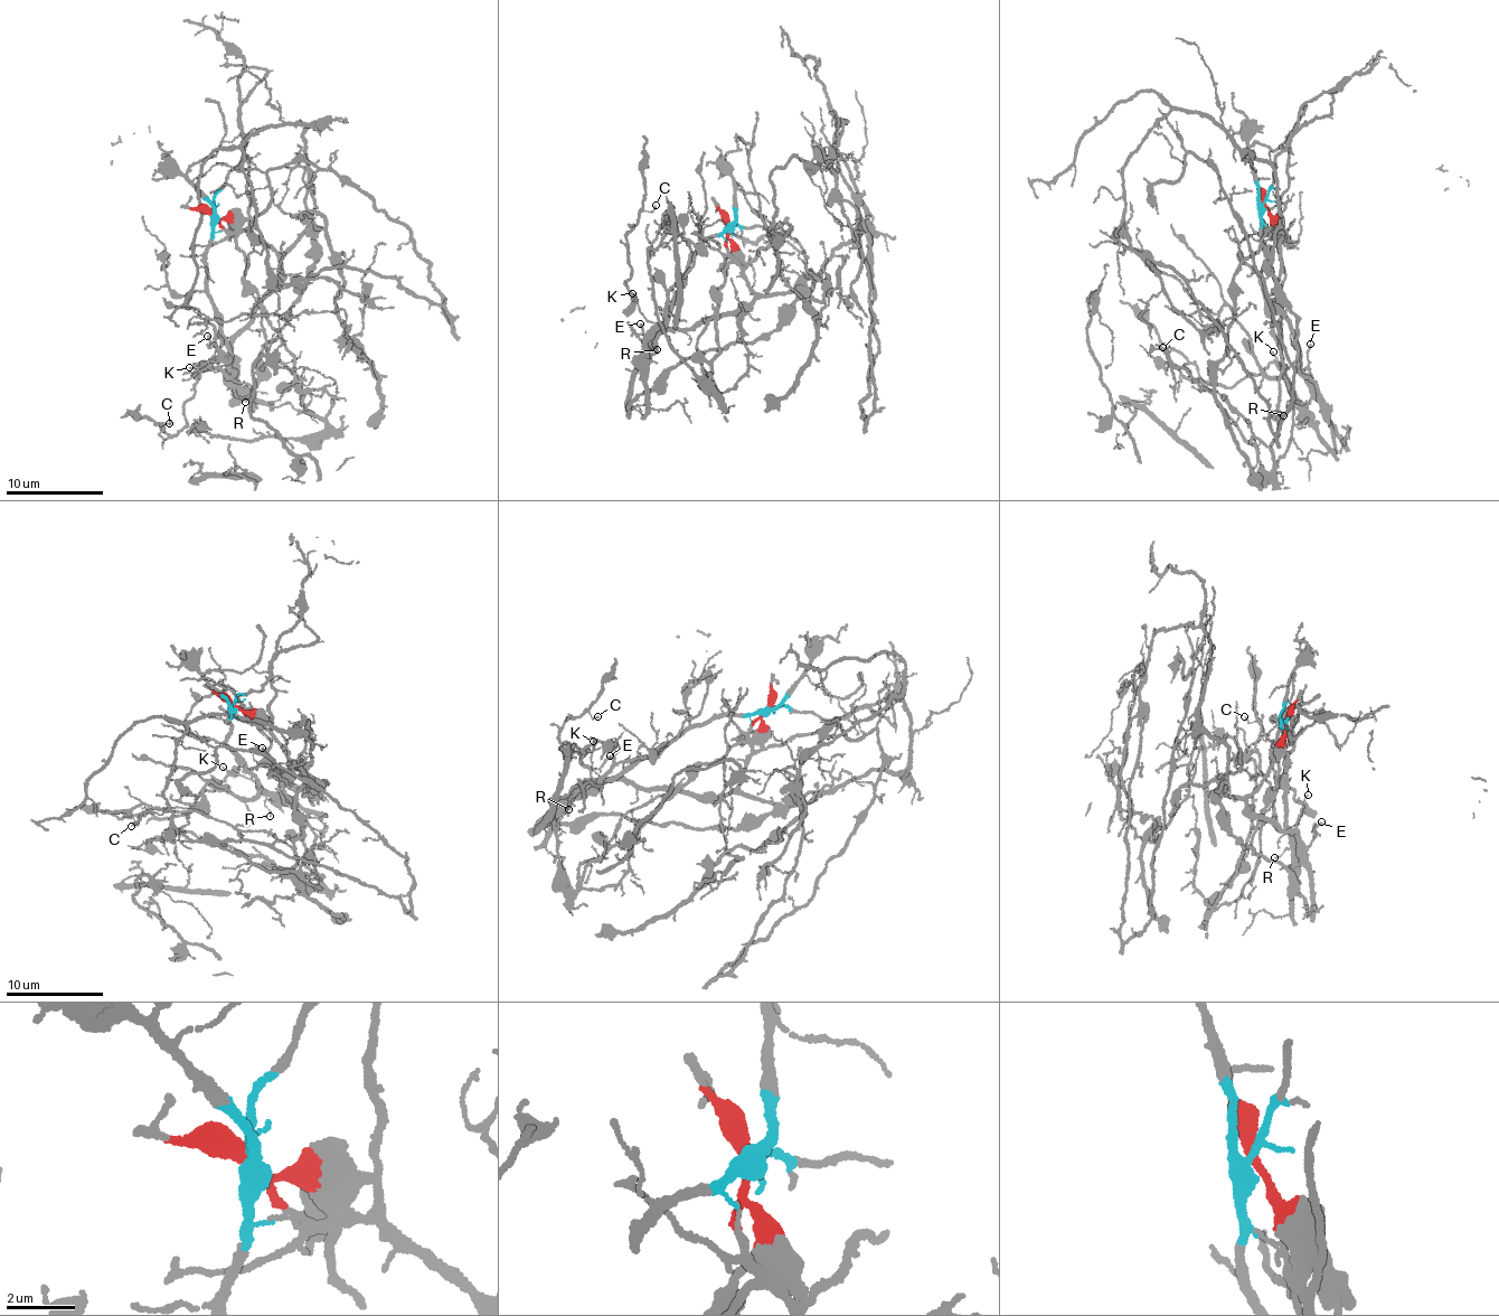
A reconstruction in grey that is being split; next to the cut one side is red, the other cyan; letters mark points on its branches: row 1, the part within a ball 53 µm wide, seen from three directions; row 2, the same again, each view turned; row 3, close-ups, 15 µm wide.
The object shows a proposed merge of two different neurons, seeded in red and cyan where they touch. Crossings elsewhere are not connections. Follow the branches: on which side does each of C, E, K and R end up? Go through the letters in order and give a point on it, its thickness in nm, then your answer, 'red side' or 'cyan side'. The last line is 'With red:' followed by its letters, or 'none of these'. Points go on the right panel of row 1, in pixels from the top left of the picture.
C: at (1162, 347); 130 nm thick; red side
E: at (1310, 344); 190 nm thick; red side
K: at (1273, 351); 110 nm thick; cyan side
R: at (1283, 415); 100 nm thick; cyan side
With red: C, E

